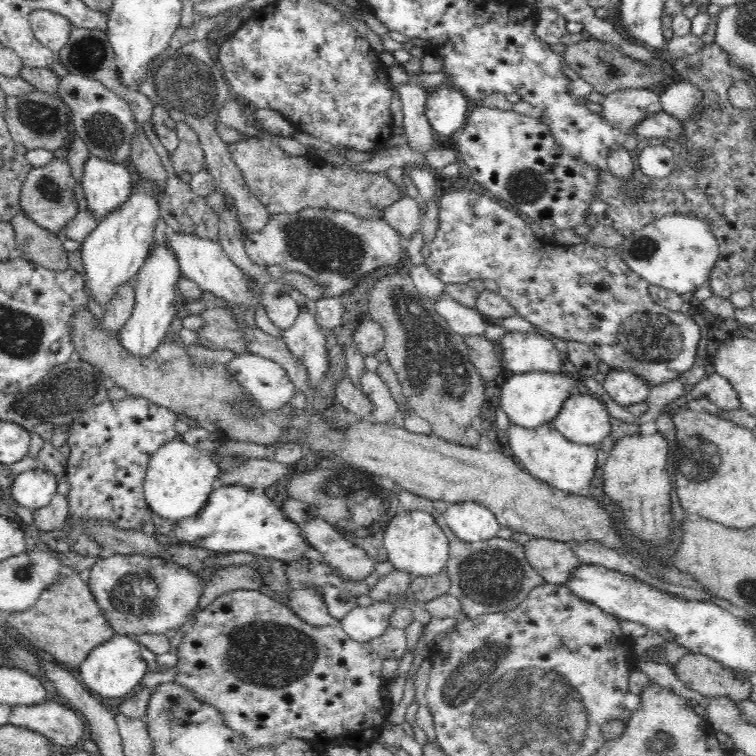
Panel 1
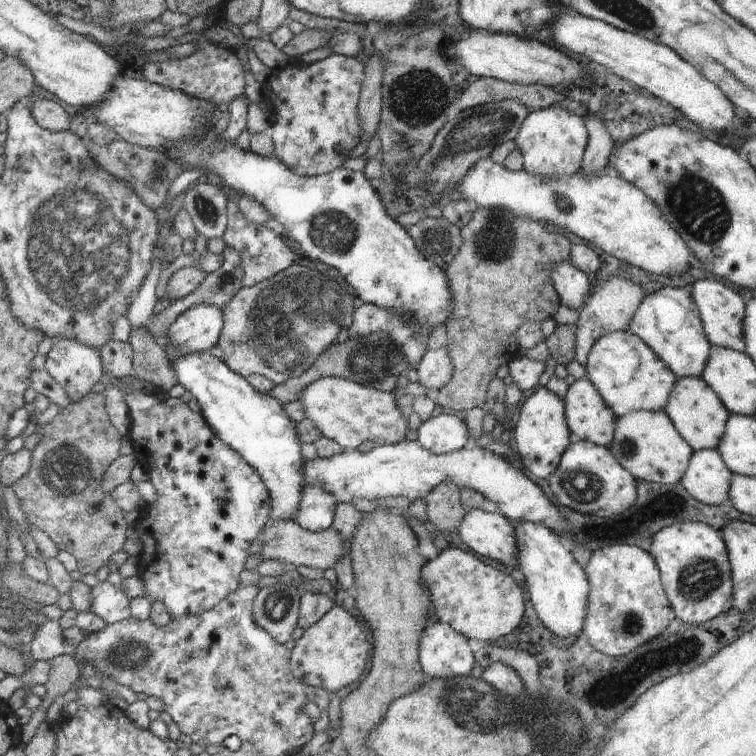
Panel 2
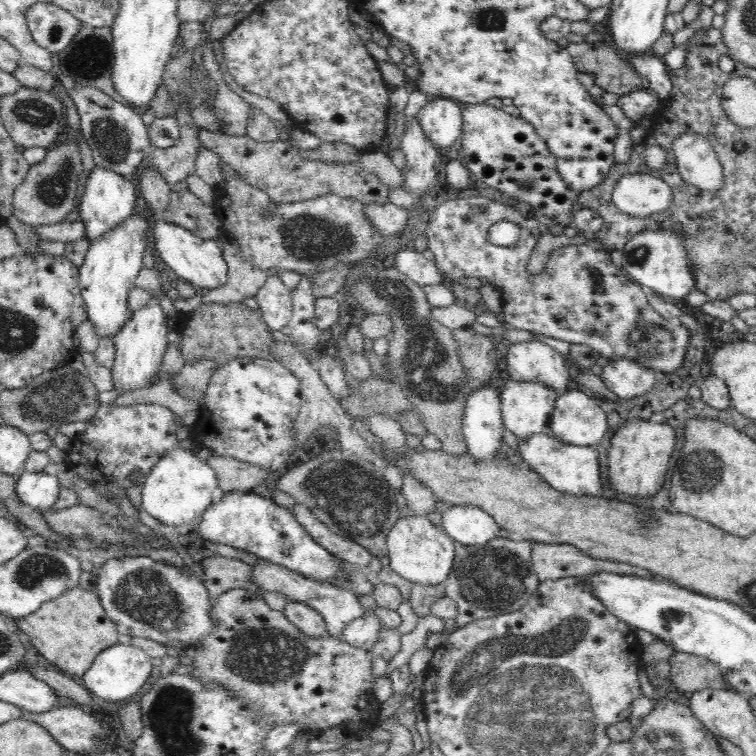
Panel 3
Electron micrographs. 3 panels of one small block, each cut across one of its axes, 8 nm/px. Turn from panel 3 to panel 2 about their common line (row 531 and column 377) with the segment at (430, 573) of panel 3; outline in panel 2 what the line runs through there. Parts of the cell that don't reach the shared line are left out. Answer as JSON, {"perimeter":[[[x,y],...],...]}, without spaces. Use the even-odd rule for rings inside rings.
{"perimeter":[[[335,376],[318,378],[300,392],[304,414],[322,435],[344,449],[359,449],[367,441],[375,445],[394,445],[405,441],[408,420],[401,416],[394,394]]]}

